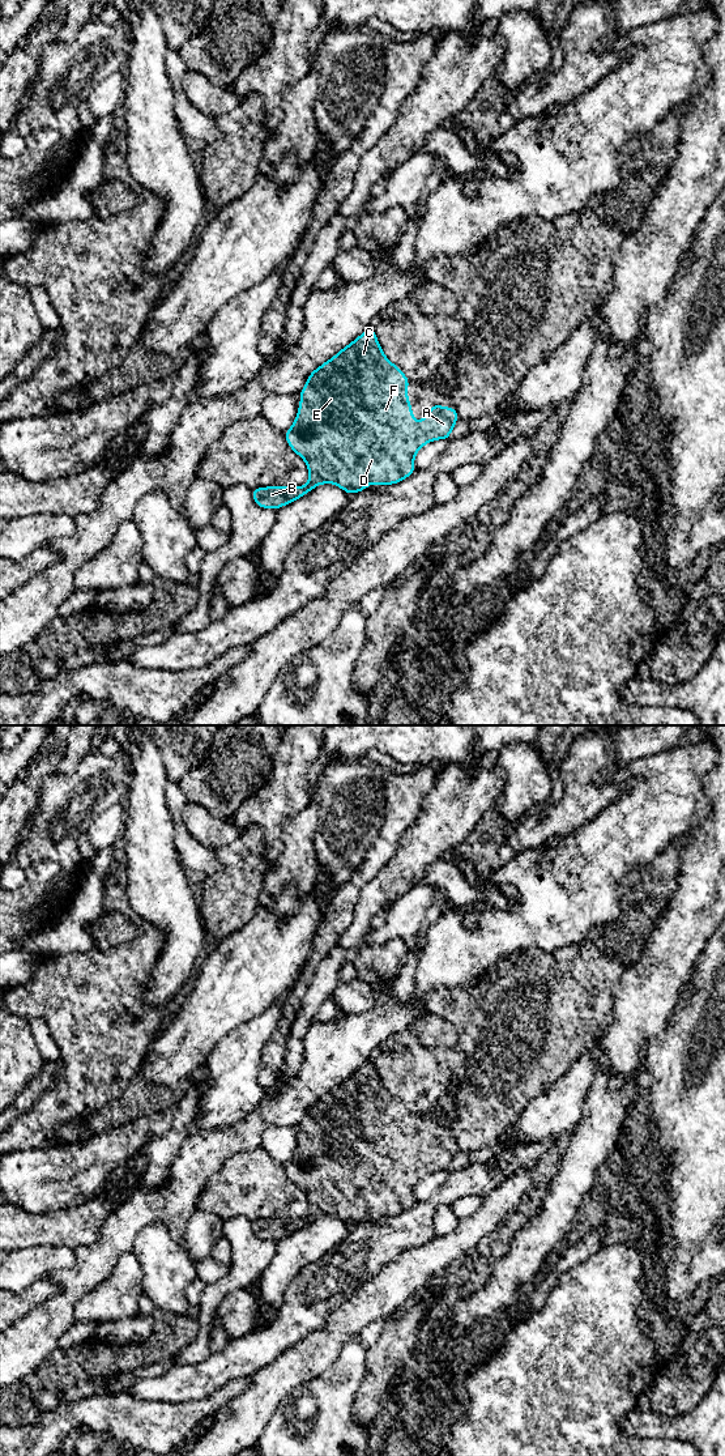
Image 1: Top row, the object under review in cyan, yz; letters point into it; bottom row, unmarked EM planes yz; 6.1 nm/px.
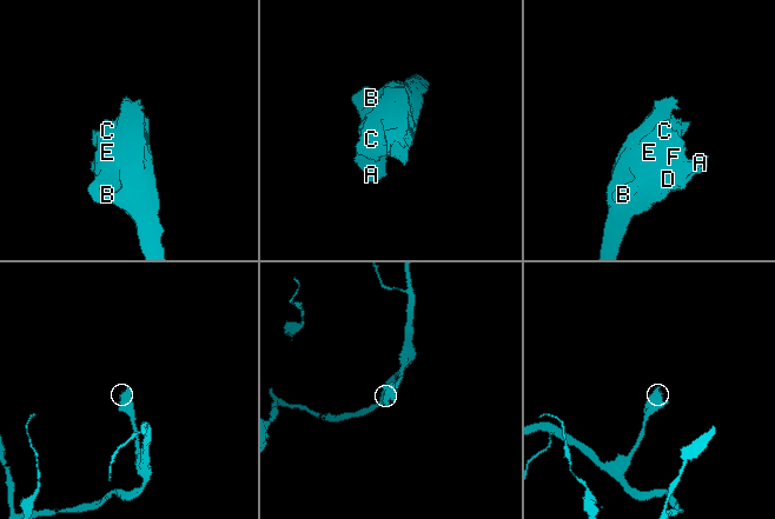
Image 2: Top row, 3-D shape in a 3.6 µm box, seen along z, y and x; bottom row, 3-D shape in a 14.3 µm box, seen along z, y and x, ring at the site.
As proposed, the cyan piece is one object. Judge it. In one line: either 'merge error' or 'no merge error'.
no merge error

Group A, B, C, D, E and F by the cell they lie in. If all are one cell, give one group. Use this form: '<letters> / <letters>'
A B C D E F

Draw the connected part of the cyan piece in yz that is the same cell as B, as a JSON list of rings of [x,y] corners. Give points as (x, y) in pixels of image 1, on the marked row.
[[[374,327],[314,370],[299,392],[300,404],[297,418],[285,434],[287,444],[308,467],[308,484],[306,486],[256,488],[251,490],[256,505],[261,508],[278,510],[306,495],[320,484],[336,484],[353,495],[371,484],[393,485],[408,478],[415,471],[415,454],[428,442],[449,439],[451,431],[459,420],[455,408],[431,405],[428,414],[422,421],[414,421],[408,399],[409,383],[410,380],[405,374],[383,353]]]

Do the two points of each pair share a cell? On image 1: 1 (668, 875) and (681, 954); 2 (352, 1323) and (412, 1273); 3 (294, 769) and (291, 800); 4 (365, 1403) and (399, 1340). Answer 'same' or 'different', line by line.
1: different
2: same
3: same
4: same

